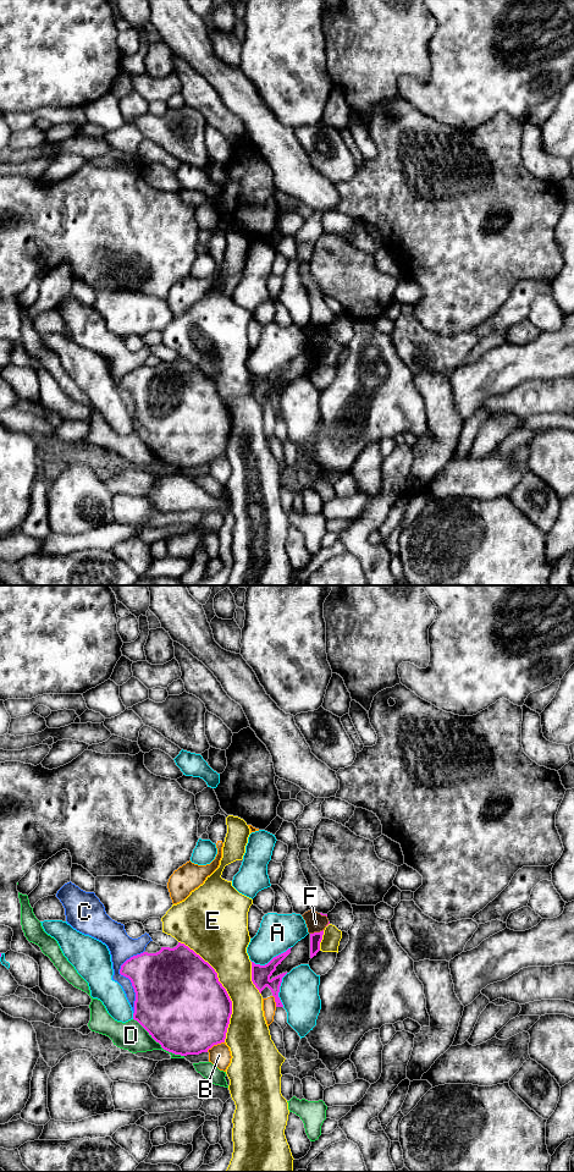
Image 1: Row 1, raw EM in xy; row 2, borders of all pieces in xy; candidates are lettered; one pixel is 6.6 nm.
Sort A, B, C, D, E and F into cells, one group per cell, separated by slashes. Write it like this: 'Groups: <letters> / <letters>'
Groups: A / B / C / D / E / F

